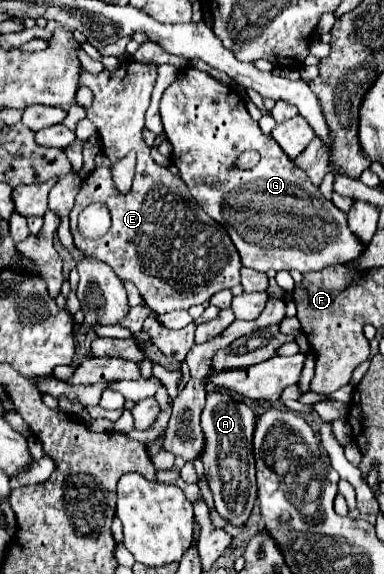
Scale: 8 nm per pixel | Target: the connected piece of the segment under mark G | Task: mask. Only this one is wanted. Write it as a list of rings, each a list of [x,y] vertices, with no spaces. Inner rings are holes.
[[[187,66],[165,90],[159,112],[165,136],[173,146],[171,160],[179,168],[181,178],[187,184],[191,196],[197,200],[197,204],[213,220],[225,226],[241,256],[243,266],[253,268],[257,272],[317,272],[327,266],[351,262],[363,252],[359,240],[355,238],[355,234],[351,234],[347,226],[347,216],[341,210],[335,210],[335,204],[323,198],[317,186],[307,182],[307,176],[287,158],[287,154],[283,154],[273,136],[267,136],[259,130],[259,124],[249,116],[243,98],[233,88],[223,86],[209,74]],[[245,150],[257,150],[261,154],[261,162],[251,170],[241,170],[235,164]]]

